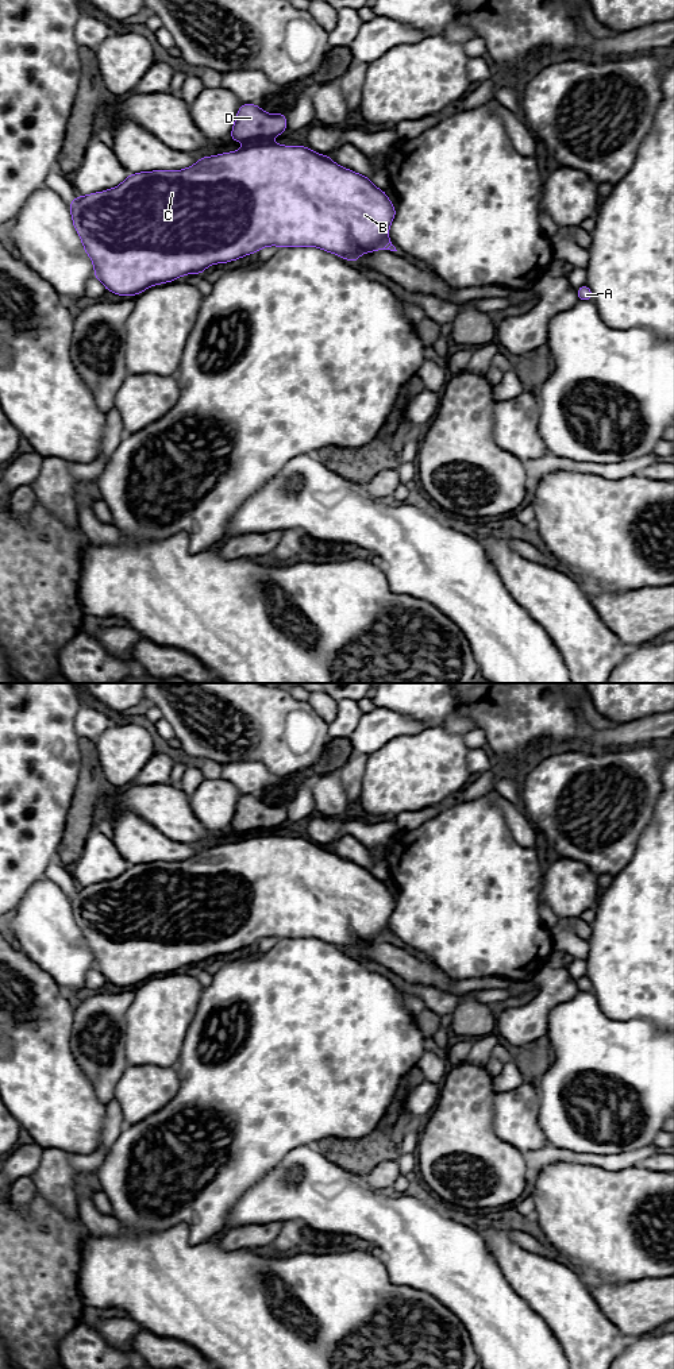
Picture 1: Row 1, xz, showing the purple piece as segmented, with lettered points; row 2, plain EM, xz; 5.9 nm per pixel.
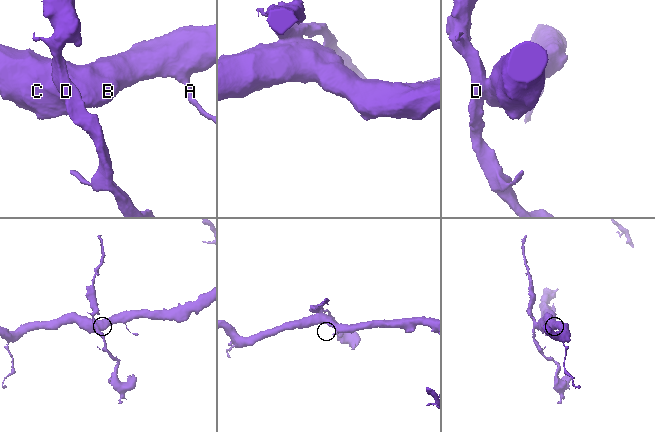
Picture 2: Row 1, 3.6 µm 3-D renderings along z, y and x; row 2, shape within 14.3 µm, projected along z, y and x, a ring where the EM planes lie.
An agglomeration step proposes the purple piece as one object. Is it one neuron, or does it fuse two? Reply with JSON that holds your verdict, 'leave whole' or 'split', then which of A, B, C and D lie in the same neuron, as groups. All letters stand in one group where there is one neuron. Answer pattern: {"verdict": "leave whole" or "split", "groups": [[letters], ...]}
{"verdict": "split", "groups": [["A", "B", "C"], ["D"]]}

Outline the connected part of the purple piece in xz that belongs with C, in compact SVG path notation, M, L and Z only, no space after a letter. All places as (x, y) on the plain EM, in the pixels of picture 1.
M271 832L244 834L238 842L201 848L182 861L130 864L116 879L77 887L69 901L74 921L92 950L95 969L119 987L134 988L150 977L190 964L203 965L211 956L236 952L269 937L317 938L354 955L365 944L397 942L389 929L396 899L370 869L307 837L284 837Z

